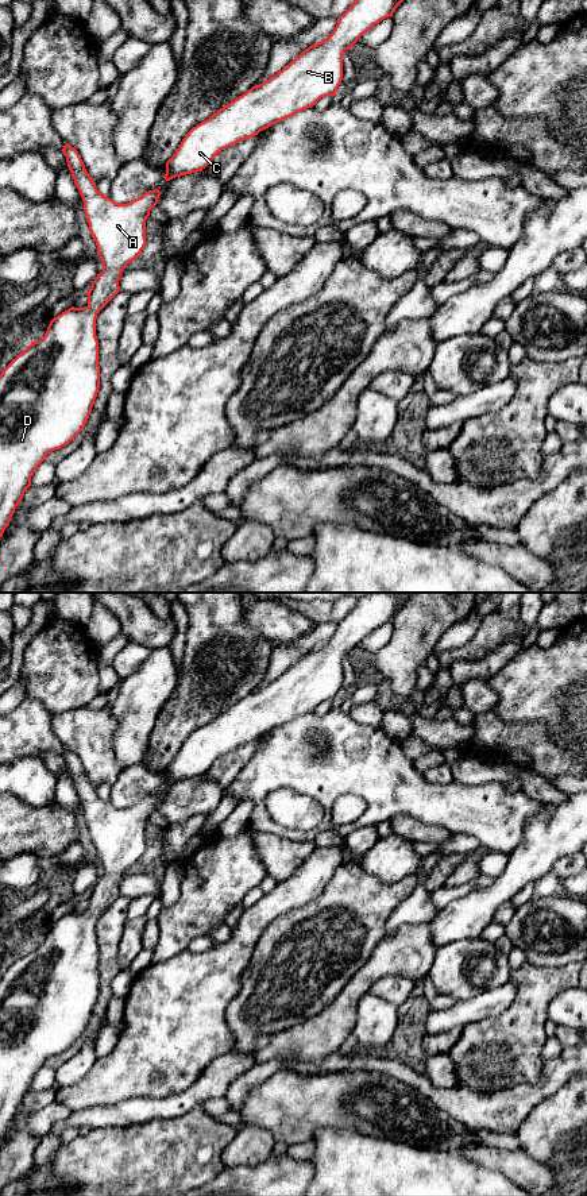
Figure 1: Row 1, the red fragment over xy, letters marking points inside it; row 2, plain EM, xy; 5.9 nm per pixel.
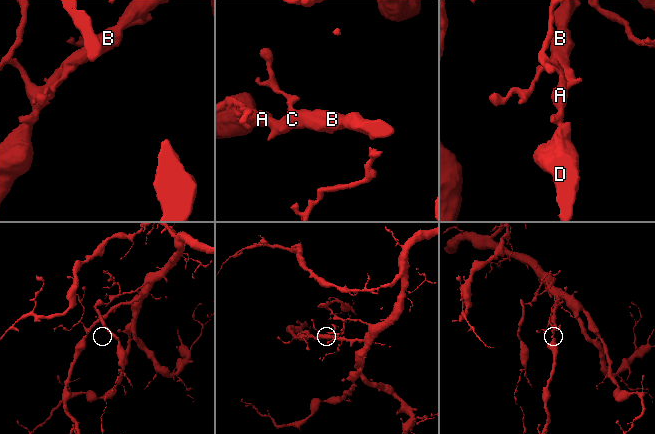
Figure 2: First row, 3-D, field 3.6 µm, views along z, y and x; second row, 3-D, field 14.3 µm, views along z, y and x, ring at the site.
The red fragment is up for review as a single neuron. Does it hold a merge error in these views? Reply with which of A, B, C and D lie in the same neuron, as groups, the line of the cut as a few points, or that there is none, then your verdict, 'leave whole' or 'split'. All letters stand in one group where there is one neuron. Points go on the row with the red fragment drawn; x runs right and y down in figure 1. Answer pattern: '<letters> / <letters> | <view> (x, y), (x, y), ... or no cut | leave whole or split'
A B C D | no cut | leave whole

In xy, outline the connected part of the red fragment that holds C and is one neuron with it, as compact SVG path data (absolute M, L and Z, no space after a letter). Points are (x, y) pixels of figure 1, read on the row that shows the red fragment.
M355 0L337 18L327 39L309 46L275 76L193 127L166 162L163 178L170 181L202 171L221 150L312 108L321 97L336 96L344 51L381 20L393 16L402 1Z

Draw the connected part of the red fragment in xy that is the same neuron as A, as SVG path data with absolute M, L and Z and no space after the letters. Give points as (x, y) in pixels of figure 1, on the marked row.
M70 144L61 150L84 201L85 219L96 242L103 271L94 278L84 308L69 308L54 317L38 342L20 352L0 374L0 537L8 526L31 477L46 455L69 444L84 429L100 387L97 313L120 292L119 281L128 263L146 246L146 220L158 204L159 189L127 204L103 196Z

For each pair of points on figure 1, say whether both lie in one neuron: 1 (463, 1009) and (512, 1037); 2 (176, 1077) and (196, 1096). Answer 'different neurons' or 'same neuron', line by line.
1: different neurons
2: different neurons

